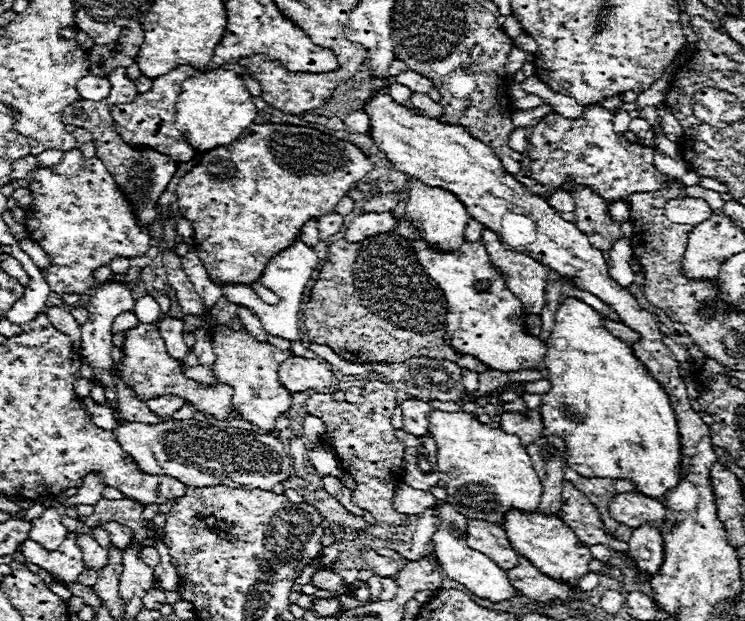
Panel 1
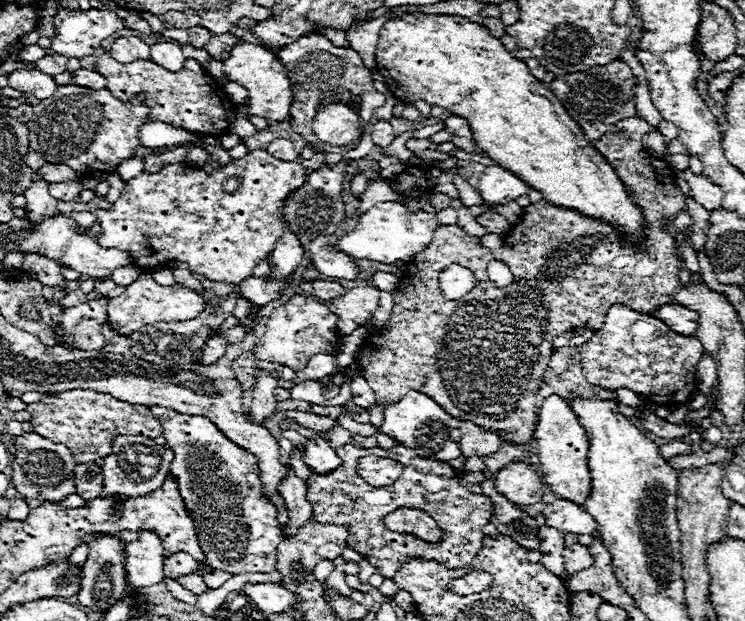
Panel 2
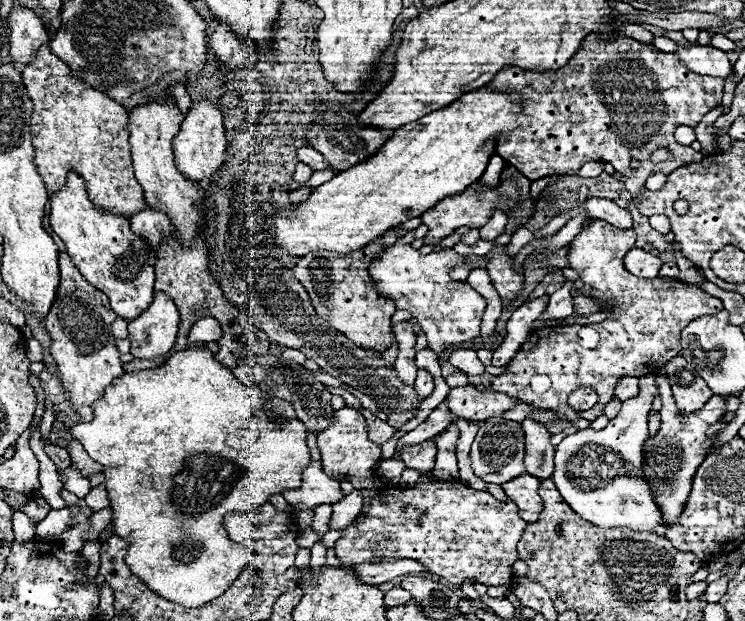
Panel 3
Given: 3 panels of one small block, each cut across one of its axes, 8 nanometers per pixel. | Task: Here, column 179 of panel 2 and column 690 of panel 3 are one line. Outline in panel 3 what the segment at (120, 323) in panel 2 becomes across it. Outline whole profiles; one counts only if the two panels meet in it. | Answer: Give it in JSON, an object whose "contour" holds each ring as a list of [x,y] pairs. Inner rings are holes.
{"contour":[[[592,220],[586,228],[580,230],[580,234],[574,236],[570,242],[568,250],[568,262],[570,268],[578,272],[582,286],[578,288],[582,296],[596,298],[598,302],[606,302],[606,312],[608,318],[600,324],[590,324],[590,326],[556,326],[556,328],[538,328],[534,330],[528,340],[522,344],[518,354],[506,364],[504,374],[494,376],[490,380],[488,390],[490,392],[502,392],[512,398],[520,398],[526,404],[532,404],[536,408],[548,408],[558,414],[558,420],[572,420],[574,416],[586,418],[586,420],[596,420],[604,406],[614,398],[614,386],[620,378],[624,376],[648,376],[648,374],[658,374],[660,368],[672,360],[674,356],[680,354],[680,332],[690,320],[716,314],[722,310],[722,300],[716,296],[706,294],[698,286],[670,280],[670,278],[638,278],[630,274],[624,268],[624,256],[628,250],[634,248],[636,234],[634,232],[624,232],[614,228],[612,224],[604,220]],[[578,388],[594,388],[598,394],[598,404],[590,410],[584,412],[574,412],[568,406],[568,394]]]}

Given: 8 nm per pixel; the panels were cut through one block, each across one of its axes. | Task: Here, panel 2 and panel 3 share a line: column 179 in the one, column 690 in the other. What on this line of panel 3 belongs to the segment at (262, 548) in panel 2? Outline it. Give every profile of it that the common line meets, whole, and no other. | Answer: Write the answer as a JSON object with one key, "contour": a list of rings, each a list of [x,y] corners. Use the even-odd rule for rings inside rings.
{"contour":[[[656,374],[656,384],[662,396],[662,426],[654,438],[648,440],[644,446],[644,480],[650,484],[652,494],[664,512],[664,524],[676,522],[676,518],[682,514],[686,498],[692,488],[692,478],[696,474],[696,468],[706,458],[706,448],[712,445],[712,436],[725,428],[727,423],[720,421],[724,416],[726,398],[716,398],[716,394],[704,404],[704,408],[692,412],[692,414],[680,414],[676,408],[676,402],[670,392],[668,378],[664,374]]]}

